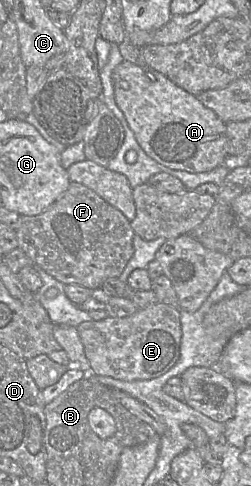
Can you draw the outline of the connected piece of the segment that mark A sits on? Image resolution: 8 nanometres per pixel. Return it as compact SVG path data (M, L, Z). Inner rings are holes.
M124 60L113 71L115 101L145 153L158 163L175 170L190 173L211 171L228 158L227 123L195 96L177 86L162 73L148 65L139 66Z

